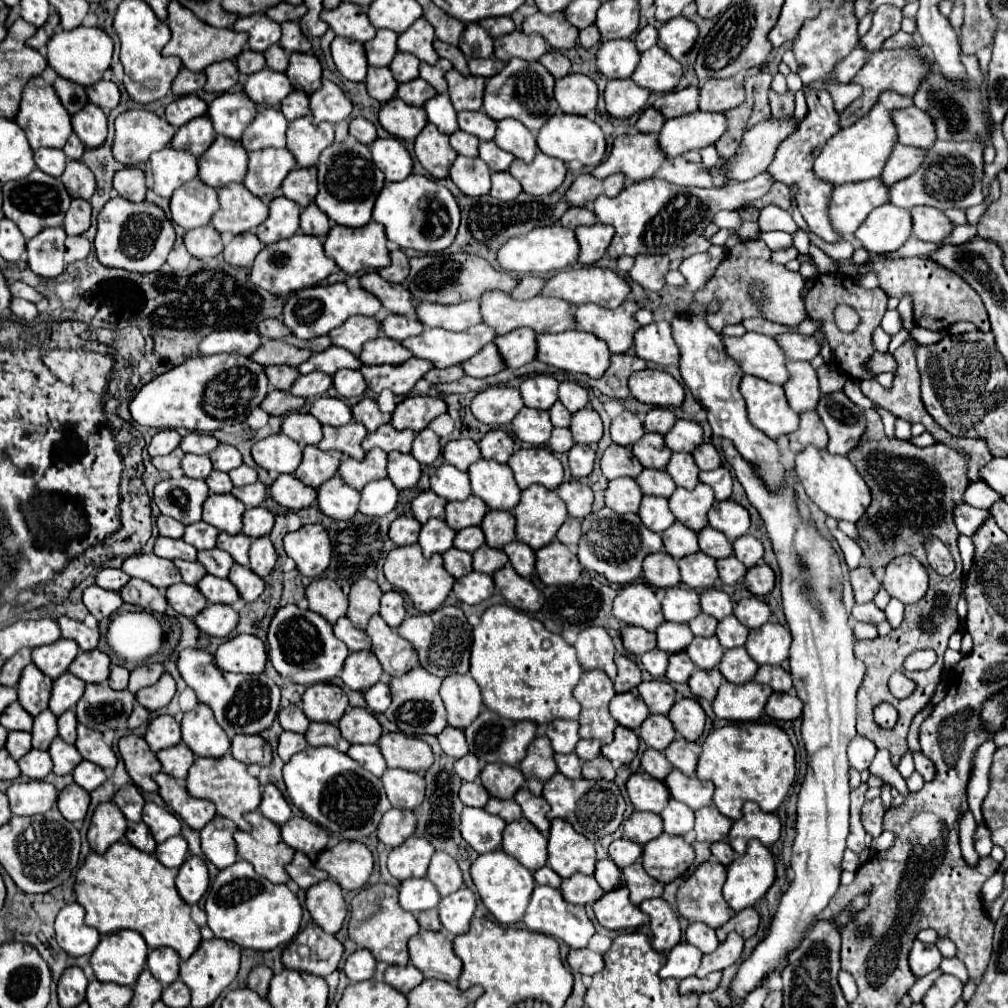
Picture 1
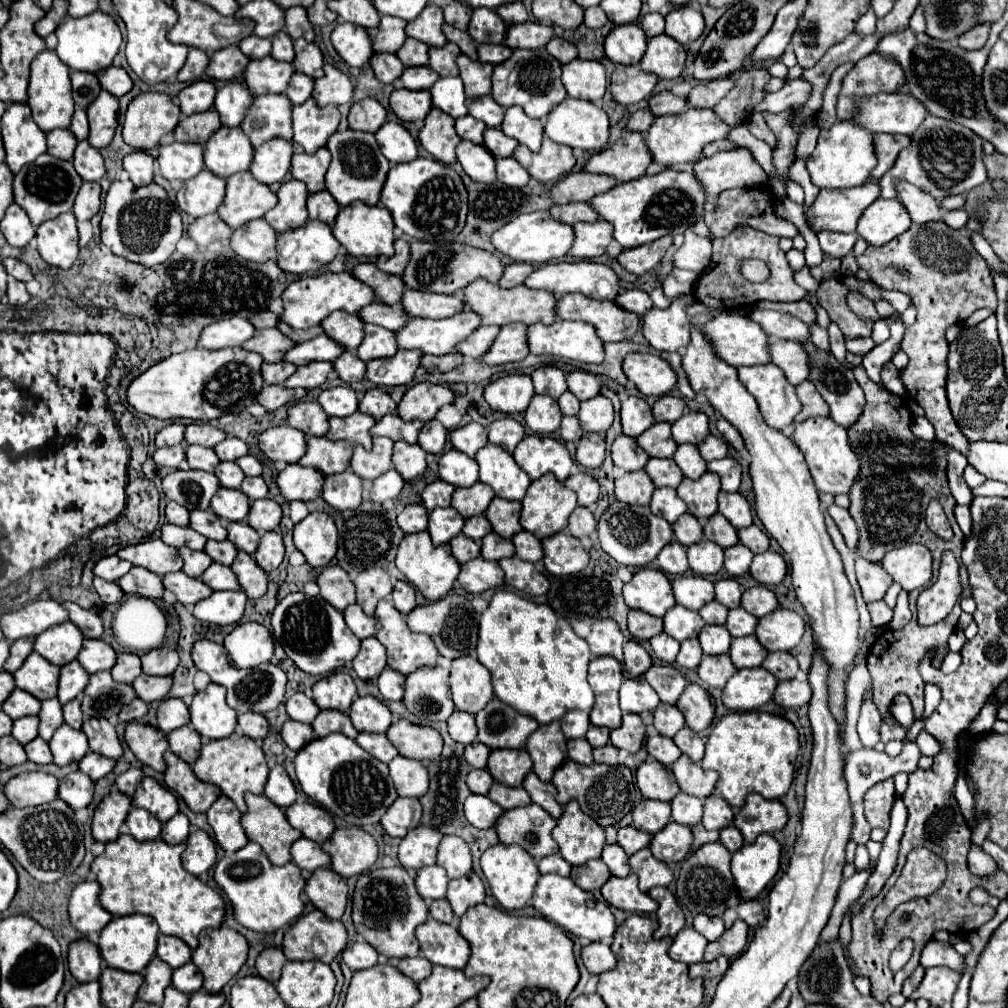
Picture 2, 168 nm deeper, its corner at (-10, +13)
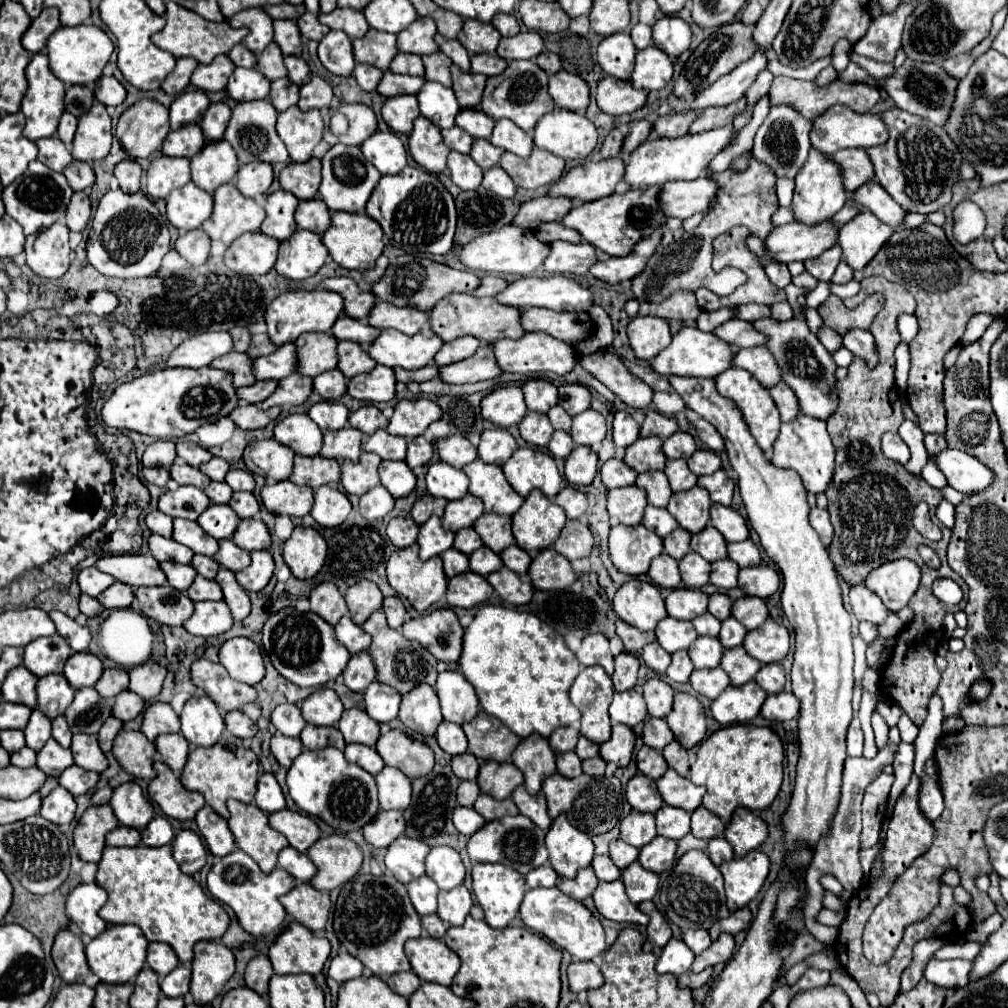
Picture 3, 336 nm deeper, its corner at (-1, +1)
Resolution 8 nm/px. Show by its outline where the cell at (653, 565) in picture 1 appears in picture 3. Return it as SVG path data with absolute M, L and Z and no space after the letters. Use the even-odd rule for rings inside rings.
M659 554L649 568L649 576L651 580L661 586L661 588L677 588L681 584L681 576L679 576L679 568L677 568L677 560L671 558L669 554Z

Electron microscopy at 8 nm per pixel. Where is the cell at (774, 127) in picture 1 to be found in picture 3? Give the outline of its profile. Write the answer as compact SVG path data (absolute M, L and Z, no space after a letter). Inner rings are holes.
M713 178L675 180L667 182L659 194L663 210L673 218L689 218L693 214L705 214L717 198L719 184Z

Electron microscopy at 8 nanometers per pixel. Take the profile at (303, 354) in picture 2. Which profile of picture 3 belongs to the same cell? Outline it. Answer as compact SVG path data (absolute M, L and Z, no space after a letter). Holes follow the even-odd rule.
M283 344L271 356L255 358L255 376L257 380L277 380L279 382L291 376L293 372L297 372L297 364L299 364L299 358L295 352L295 344Z

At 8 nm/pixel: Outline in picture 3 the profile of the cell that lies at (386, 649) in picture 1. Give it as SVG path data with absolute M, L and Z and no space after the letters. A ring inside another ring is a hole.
M375 610L367 618L367 622L363 624L363 630L373 636L373 642L369 646L369 654L371 654L373 662L375 662L377 680L379 682L383 682L387 686L393 686L399 694L409 692L417 684L431 684L431 686L435 684L435 678L437 678L437 660L425 648L421 648L419 642L405 640L401 636L401 632L389 628L387 618L385 618L385 614L381 610Z

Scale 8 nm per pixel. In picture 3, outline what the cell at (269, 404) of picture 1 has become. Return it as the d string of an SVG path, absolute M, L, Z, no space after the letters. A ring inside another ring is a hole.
M239 404L235 408L235 412L229 414L233 418L233 422L243 428L243 430L255 430L255 428L265 428L271 418L269 418L269 412L267 410L261 410L257 408L255 404Z

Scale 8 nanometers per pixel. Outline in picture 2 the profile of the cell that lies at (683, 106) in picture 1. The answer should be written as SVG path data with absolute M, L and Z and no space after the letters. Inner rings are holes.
M660 92L660 94L650 96L648 106L650 106L650 112L658 118L658 116L682 112L688 106L688 102L686 102L686 98L678 98L672 92Z

